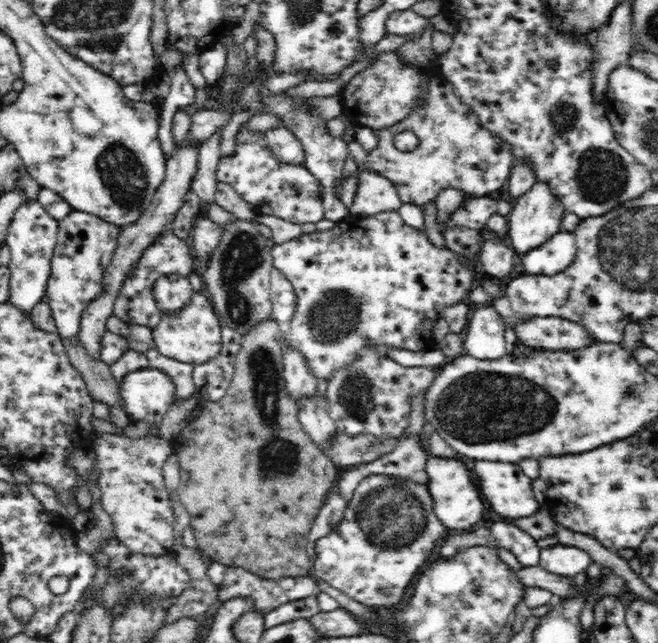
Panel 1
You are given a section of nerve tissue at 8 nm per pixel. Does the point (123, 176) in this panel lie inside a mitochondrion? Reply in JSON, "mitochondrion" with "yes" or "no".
{"mitochondrion":"yes"}

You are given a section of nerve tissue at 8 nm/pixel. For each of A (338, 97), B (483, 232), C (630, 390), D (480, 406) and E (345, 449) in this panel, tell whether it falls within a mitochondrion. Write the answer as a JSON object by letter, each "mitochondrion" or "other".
{"A":"other","B":"other","C":"mitochondrion","D":"mitochondrion","E":"other"}

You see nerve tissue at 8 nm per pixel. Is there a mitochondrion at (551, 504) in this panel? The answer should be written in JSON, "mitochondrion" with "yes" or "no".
{"mitochondrion":"no"}

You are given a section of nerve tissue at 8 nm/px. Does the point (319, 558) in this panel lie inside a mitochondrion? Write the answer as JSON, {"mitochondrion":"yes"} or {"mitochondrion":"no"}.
{"mitochondrion":"no"}

